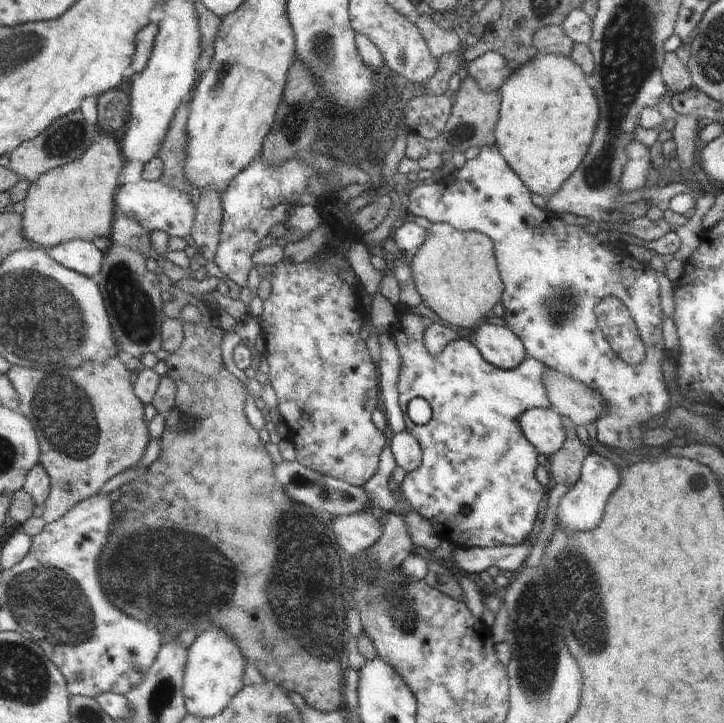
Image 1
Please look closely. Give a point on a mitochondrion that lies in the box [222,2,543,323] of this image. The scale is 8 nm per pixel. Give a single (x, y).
(322, 45)

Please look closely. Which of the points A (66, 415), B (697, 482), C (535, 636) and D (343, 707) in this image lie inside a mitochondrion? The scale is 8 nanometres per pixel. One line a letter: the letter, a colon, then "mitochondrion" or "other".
A: mitochondrion
B: other
C: mitochondrion
D: other

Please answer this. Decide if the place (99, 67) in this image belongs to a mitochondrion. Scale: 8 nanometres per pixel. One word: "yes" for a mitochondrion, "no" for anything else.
no

